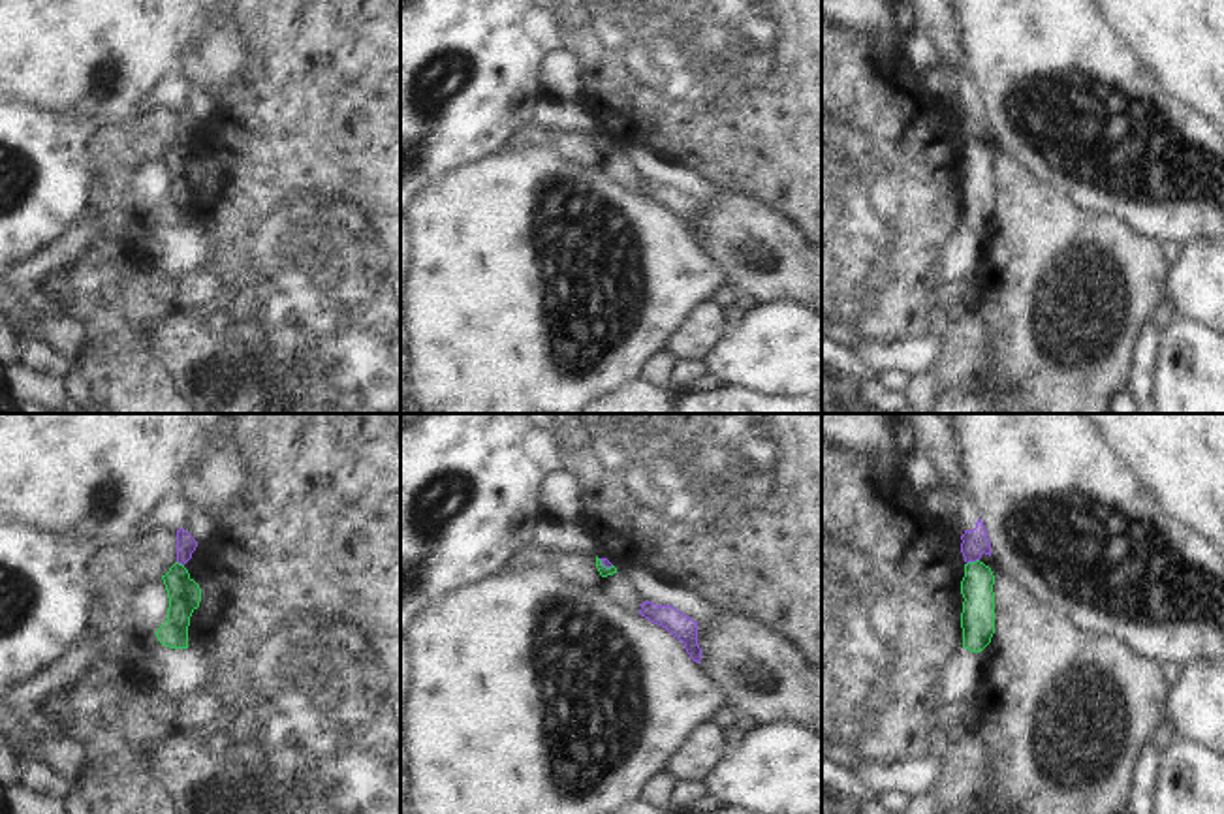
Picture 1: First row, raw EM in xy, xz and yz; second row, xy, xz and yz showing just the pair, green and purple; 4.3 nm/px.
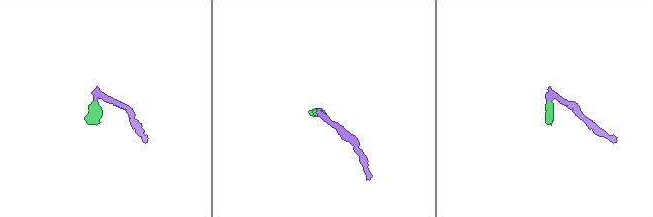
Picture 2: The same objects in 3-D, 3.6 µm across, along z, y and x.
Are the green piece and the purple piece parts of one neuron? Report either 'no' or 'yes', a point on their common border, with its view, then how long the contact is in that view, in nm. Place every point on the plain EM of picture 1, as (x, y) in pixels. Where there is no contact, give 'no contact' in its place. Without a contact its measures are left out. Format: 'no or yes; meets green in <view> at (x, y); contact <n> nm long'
yes; meets green in yz at (972, 141); contact 60 nm long

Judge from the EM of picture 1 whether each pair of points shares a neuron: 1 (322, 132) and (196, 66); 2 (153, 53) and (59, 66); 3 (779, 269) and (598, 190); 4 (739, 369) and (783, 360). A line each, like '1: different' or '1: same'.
1: different
2: same
3: different
4: same

